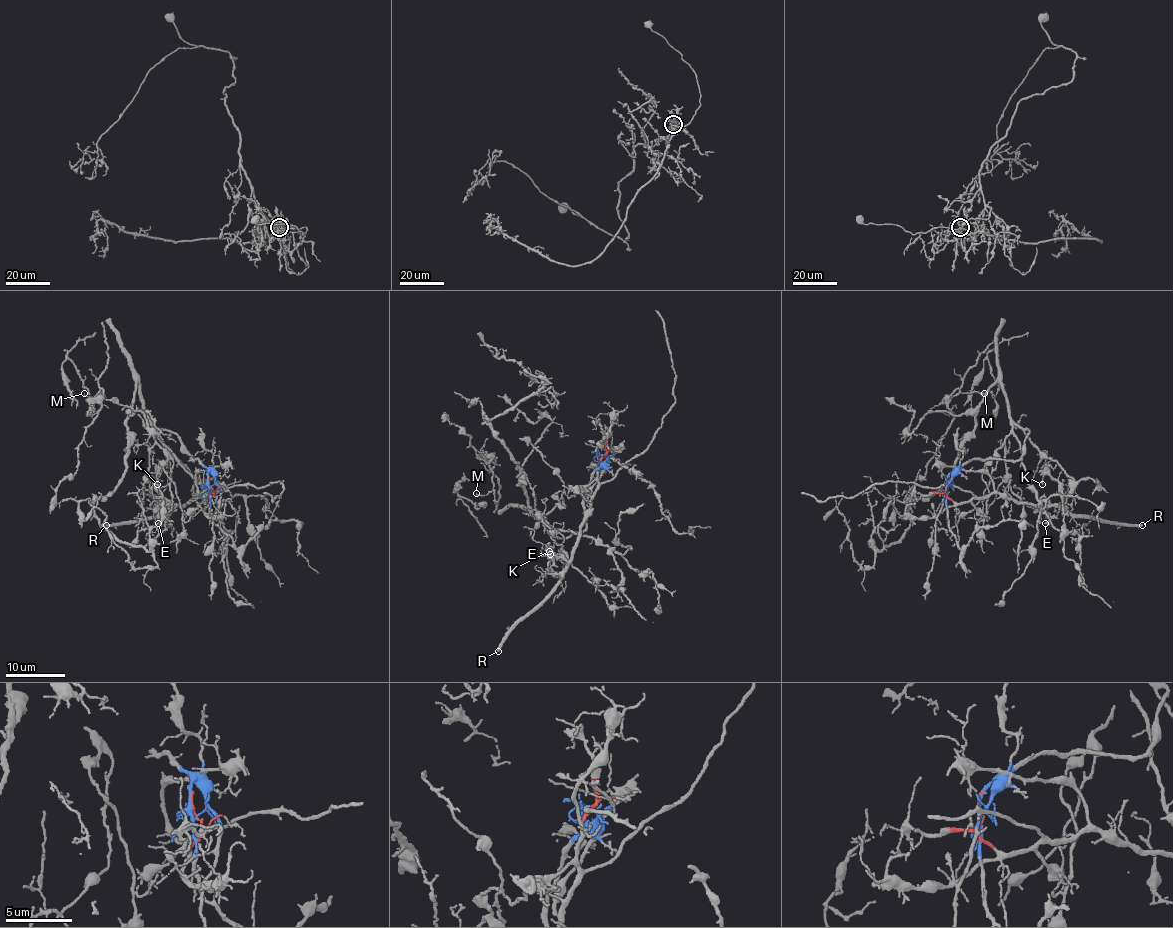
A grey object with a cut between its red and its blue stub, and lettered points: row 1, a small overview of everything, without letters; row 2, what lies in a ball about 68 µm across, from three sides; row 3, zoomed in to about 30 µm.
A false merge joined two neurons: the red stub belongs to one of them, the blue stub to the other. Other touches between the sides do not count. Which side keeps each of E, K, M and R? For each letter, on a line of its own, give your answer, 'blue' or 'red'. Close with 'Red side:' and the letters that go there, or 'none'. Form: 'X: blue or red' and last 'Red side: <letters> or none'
E: red
K: red
M: blue
R: red
Red side: E, K, R

